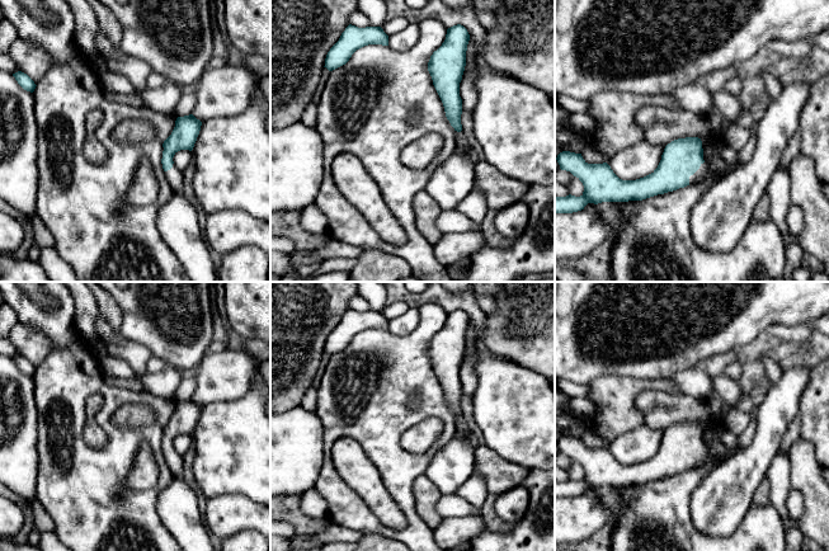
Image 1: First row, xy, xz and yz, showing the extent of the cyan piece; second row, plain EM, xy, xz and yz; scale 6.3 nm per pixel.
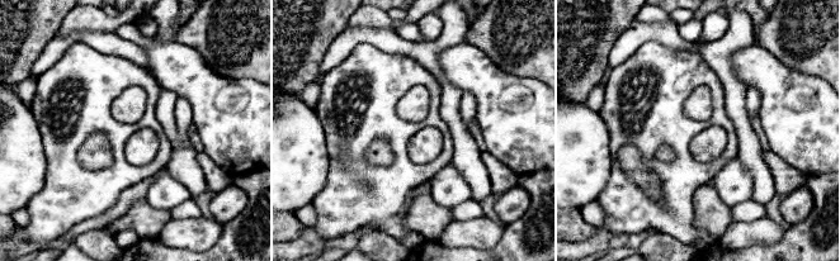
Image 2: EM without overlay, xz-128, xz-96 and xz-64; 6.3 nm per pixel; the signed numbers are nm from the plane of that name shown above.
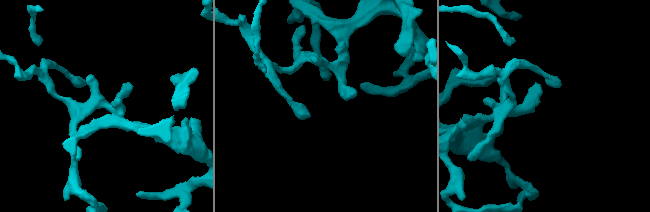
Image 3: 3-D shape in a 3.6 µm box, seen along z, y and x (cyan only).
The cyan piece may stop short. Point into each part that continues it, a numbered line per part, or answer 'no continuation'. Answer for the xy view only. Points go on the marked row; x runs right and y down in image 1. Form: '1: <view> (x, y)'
1: xy (175, 178)

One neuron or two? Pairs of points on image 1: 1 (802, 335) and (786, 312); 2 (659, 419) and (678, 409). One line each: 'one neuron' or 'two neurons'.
1: two neurons
2: one neuron

